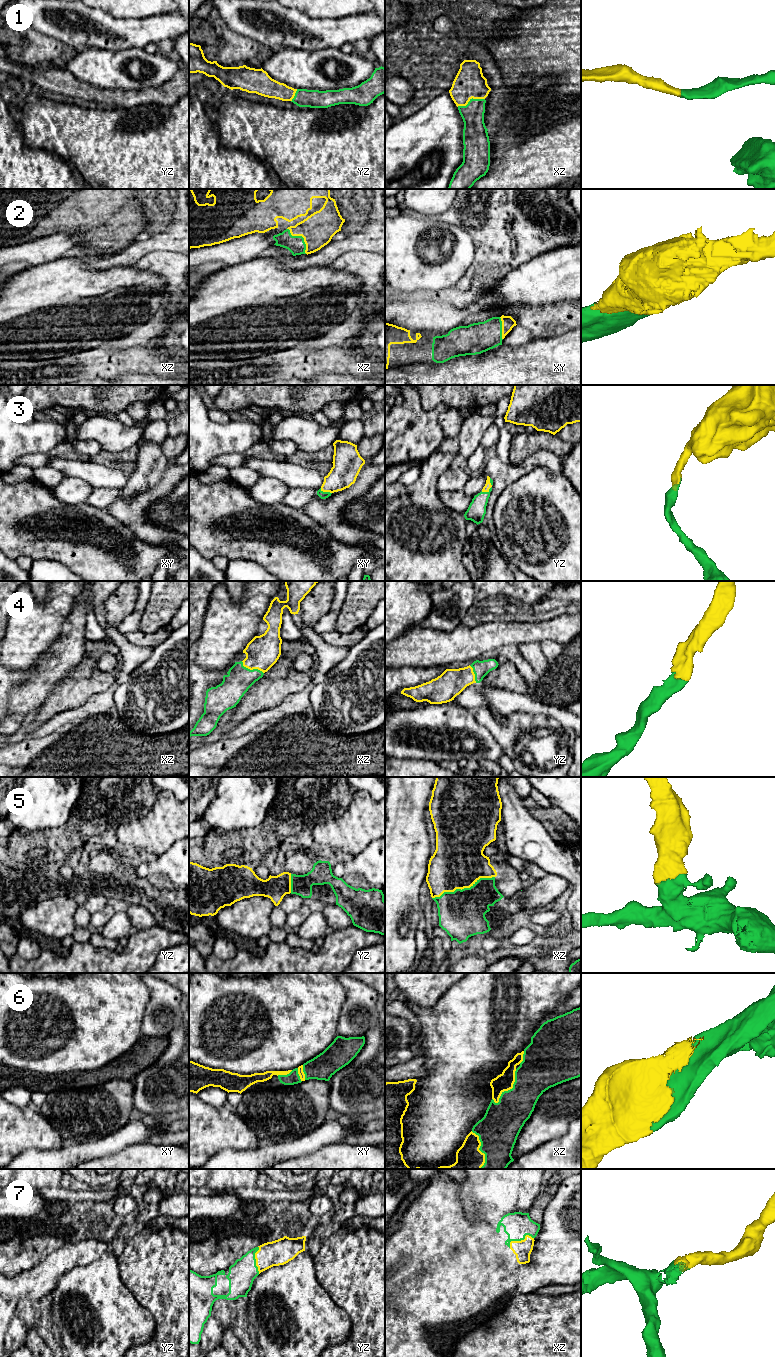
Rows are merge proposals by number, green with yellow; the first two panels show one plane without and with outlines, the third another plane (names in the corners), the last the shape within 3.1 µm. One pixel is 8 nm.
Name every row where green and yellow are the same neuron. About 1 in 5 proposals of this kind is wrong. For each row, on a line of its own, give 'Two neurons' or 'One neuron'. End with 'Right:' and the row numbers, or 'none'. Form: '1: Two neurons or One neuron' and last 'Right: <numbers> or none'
1: One neuron
2: One neuron
3: One neuron
4: One neuron
5: One neuron
6: One neuron
7: One neuron
Right: 1, 2, 3, 4, 5, 6, 7

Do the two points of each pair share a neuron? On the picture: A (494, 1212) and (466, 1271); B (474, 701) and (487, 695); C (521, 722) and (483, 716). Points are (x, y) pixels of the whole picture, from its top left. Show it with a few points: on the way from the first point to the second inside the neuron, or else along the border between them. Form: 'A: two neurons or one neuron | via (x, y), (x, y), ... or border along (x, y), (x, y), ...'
A: two neurons | border along (466, 1216), (471, 1222), (487, 1221), (496, 1225)
B: one neuron | via (477, 698), (480, 695), (484, 695)
C: one neuron | via (512, 728), (496, 728), (492, 724)

